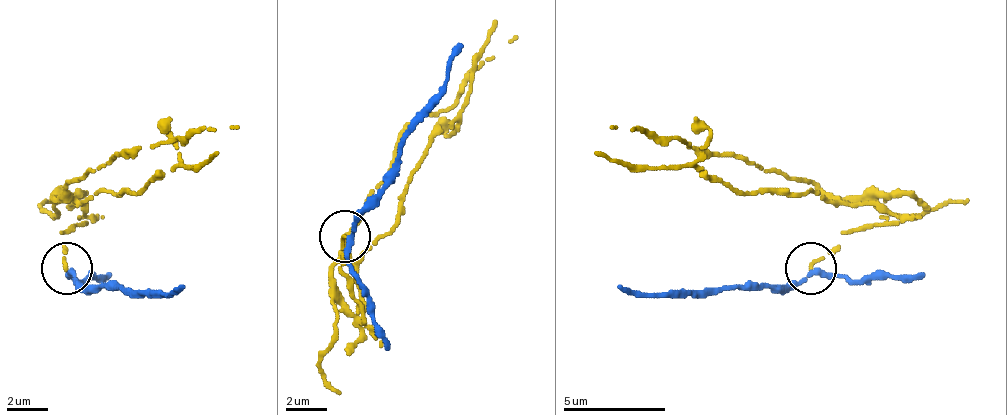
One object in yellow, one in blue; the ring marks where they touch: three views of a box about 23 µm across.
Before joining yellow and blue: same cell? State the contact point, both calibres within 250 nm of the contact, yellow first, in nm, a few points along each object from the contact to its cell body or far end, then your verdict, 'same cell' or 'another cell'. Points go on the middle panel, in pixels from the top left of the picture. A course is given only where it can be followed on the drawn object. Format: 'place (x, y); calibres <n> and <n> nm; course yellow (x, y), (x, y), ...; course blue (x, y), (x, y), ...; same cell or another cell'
place (345, 236); calibres 180 and 280 nm; course yellow (343, 235), (359, 312), (343, 240), (395, 158), (395, 142), (436, 112), (451, 137), (472, 60), (497, 19); course blue (349, 235), (359, 209), (384, 183), (400, 137), (441, 91), (446, 60), (461, 45); another cell

